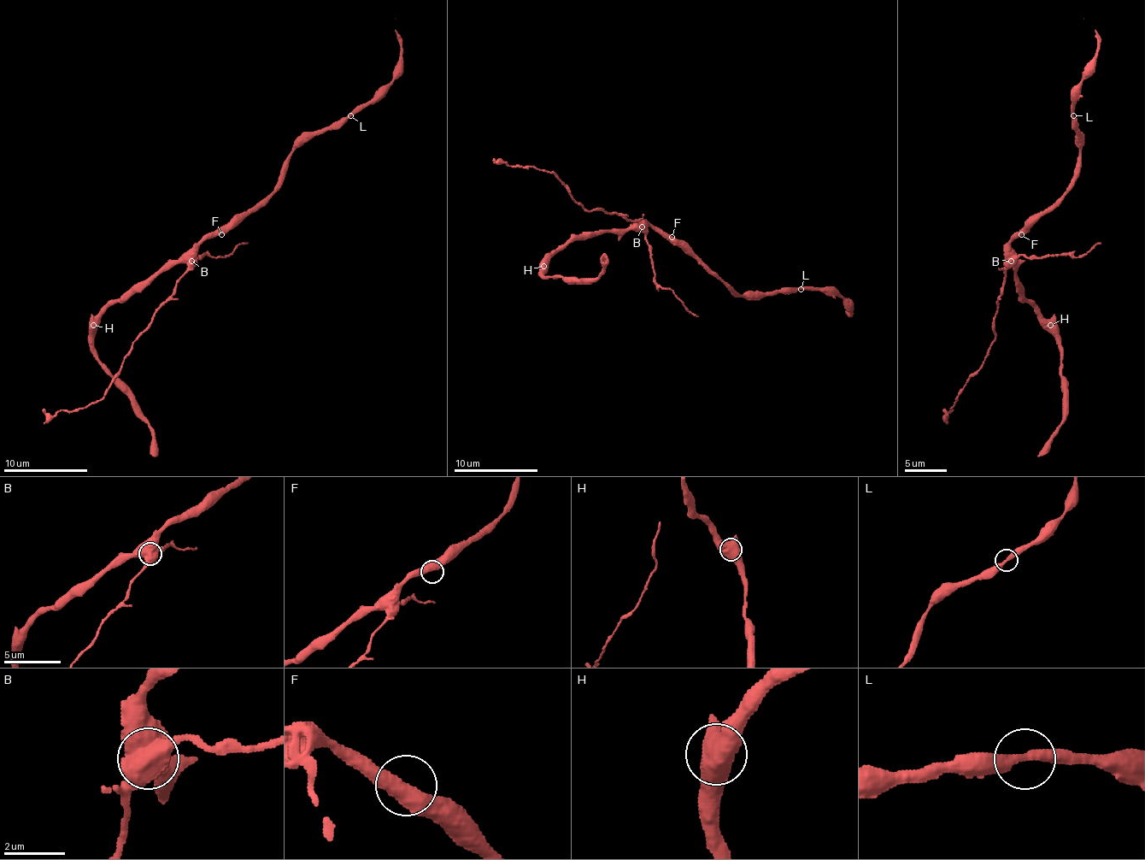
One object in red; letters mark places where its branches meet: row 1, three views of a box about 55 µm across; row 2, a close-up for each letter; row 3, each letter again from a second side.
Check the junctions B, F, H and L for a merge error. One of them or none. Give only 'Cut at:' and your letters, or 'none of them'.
Cut at: B

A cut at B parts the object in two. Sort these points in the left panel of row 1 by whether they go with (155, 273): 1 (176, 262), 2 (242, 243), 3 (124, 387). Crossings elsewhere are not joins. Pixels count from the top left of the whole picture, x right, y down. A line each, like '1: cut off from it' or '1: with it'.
1: with it
2: cut off from it
3: with it

